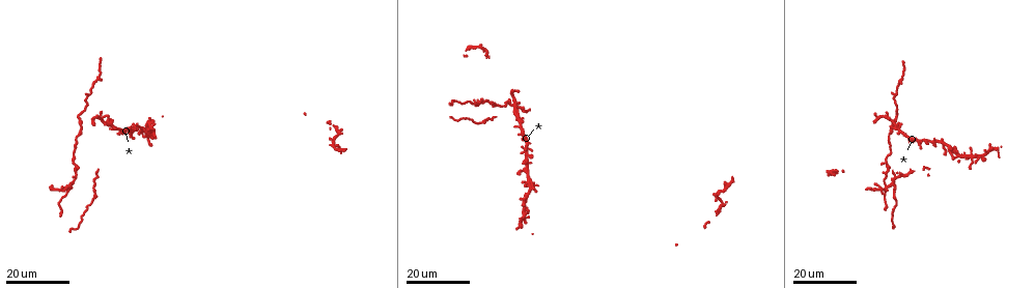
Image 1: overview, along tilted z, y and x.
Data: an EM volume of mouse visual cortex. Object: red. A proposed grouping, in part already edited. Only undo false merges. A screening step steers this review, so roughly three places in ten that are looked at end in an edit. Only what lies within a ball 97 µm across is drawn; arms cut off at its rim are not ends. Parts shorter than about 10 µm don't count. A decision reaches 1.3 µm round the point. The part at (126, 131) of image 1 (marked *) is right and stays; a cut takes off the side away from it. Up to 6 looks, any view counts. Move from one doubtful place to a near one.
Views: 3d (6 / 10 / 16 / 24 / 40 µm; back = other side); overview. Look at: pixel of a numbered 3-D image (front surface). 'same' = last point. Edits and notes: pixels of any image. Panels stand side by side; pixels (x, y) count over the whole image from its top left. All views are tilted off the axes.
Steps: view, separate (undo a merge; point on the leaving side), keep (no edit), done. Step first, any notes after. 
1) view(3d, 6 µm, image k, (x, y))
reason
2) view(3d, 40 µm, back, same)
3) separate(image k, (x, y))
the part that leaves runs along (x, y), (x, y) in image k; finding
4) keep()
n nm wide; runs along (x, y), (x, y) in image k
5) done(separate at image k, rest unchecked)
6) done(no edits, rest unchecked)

view(3d, 16 µm, image 1, (890, 154))
sudden change in width

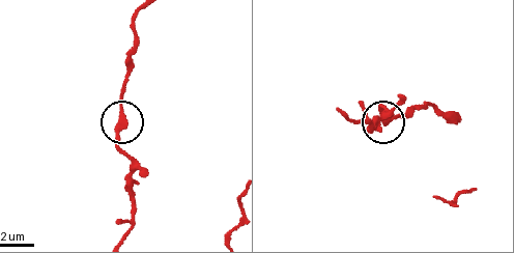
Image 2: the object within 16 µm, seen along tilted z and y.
view(3d, 10 µm, image 2, (123, 109))

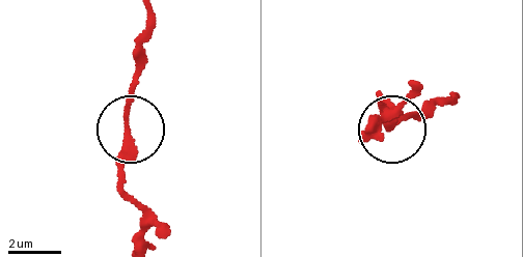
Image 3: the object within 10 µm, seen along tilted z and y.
keep()
runs along (148, 19), (119, 186) in image 3; one neuron here

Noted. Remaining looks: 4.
view(3d, 24 µm, image 1, (148, 130))
four-way junction

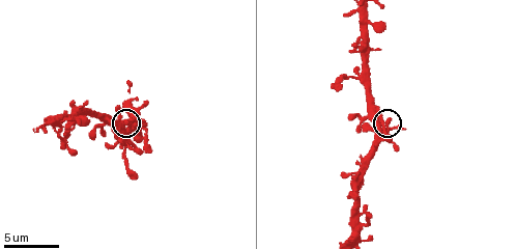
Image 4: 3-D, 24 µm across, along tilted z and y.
view(3d, 6 µm, image 4, (130, 120))
zoom in

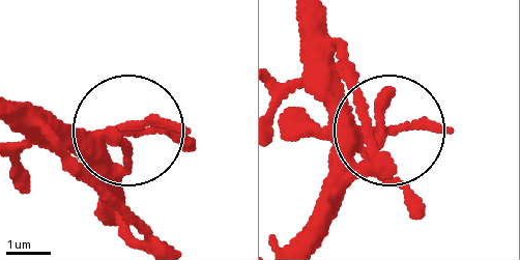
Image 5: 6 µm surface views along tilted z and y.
keep()
side arm 68 µm; runs along (304, 20), (329, 92), (387, 136), (300, 227) in image 5; continuous, no second neuron

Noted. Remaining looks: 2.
view(3d, 16 µm, image 1, (80, 116))
sudden change in width

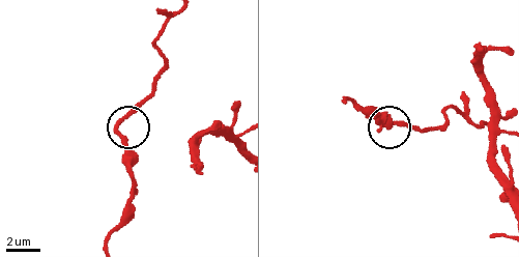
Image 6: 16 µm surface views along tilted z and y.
view(3d, 10 µm, image 6, (118, 132))

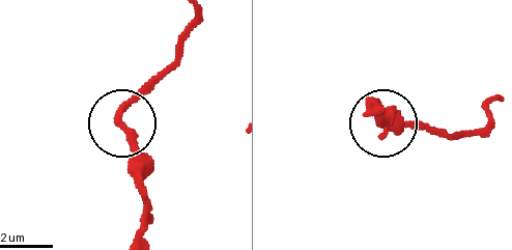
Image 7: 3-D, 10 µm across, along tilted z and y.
keep()
one neuron here

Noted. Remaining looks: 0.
done(no edits, rest unchecked)

